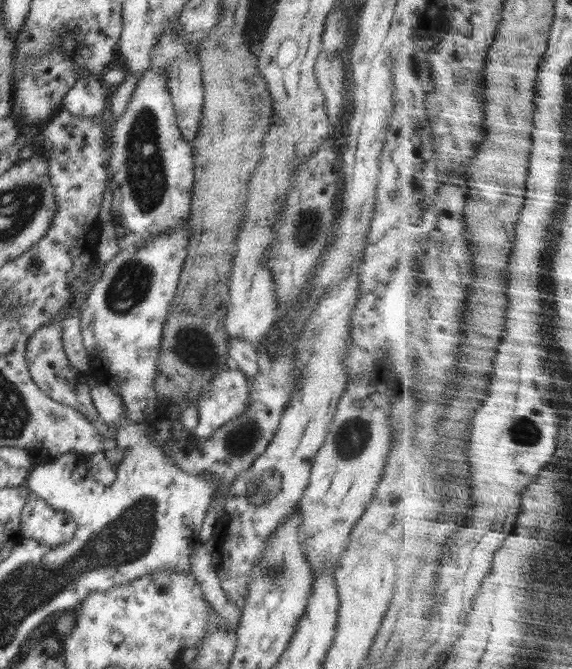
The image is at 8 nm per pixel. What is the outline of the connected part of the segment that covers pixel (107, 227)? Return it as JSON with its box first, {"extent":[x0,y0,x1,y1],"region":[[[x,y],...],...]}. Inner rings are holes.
{"extent":[97,185,121,272],"region":[[[109,185],[106,192],[103,194],[103,202],[101,204],[100,218],[102,218],[101,226],[99,227],[99,237],[97,250],[97,264],[102,272],[106,268],[106,264],[110,260],[114,260],[114,256],[120,252],[121,248],[118,244],[118,237],[112,223],[113,208],[111,207],[112,198],[114,198],[113,189]]]}

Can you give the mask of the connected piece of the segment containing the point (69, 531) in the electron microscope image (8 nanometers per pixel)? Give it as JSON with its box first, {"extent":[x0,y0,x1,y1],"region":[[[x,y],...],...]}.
{"extent":[20,493,77,548],"region":[[[29,493],[20,519],[20,533],[24,538],[52,548],[70,541],[77,529],[69,513],[53,510],[34,493]]]}

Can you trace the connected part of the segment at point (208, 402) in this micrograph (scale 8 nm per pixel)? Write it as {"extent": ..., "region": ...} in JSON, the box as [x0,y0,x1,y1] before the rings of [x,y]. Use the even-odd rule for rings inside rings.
{"extent":[191,367,249,444],"region":[[[237,367],[222,370],[201,393],[196,406],[199,424],[191,432],[191,444],[209,440],[220,426],[246,413],[249,395],[249,382]]]}

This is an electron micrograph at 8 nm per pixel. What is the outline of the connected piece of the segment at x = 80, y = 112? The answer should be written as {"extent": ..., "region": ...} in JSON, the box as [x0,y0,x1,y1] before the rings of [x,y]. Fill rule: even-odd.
{"extent":[62,74,106,117],"region":[[[82,74],[66,93],[62,106],[79,117],[103,116],[106,100],[102,95],[101,78]]]}

